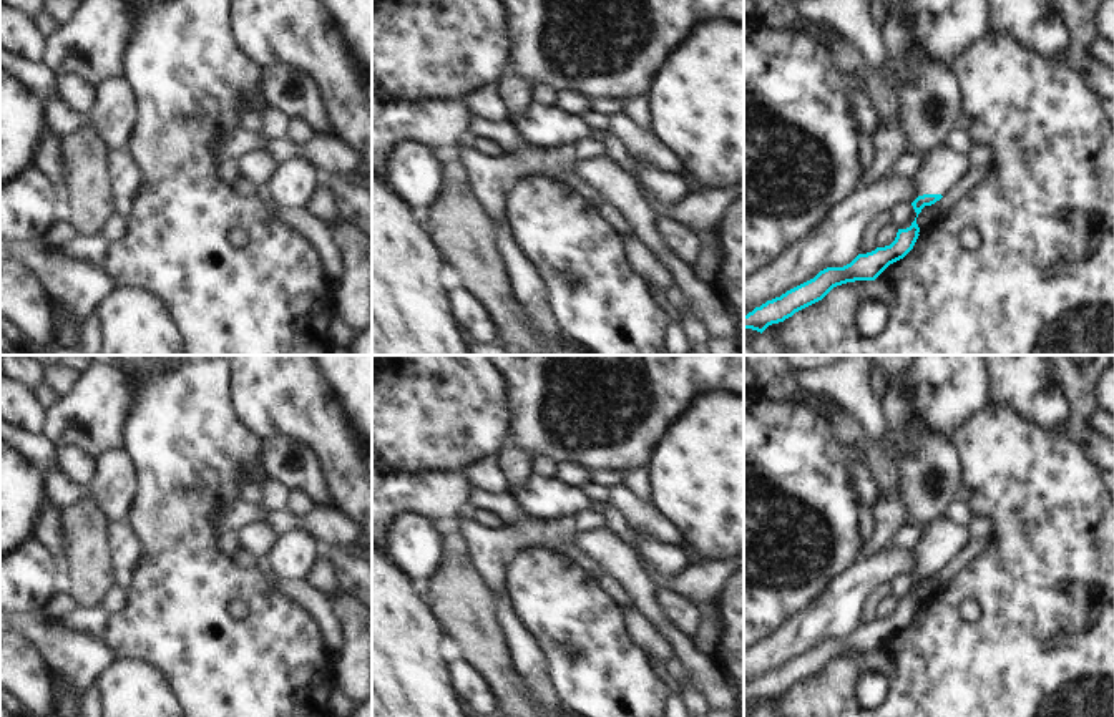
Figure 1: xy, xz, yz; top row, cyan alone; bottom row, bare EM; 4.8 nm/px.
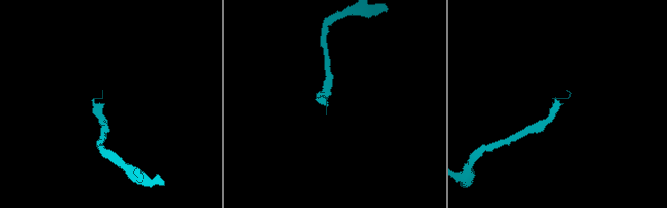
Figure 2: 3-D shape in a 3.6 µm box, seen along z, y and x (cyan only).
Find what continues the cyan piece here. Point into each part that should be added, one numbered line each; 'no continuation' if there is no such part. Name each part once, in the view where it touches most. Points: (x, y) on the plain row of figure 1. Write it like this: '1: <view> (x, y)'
1: yz (942, 541)

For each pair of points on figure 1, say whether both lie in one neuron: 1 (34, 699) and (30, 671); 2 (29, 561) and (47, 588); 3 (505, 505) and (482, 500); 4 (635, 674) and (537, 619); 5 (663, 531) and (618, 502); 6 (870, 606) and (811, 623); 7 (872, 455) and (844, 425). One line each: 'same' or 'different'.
1: same
2: same
3: same
4: same
5: same
6: different
7: same

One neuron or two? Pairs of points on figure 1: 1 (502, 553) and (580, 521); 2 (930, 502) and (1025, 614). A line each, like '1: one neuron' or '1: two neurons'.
1: one neuron
2: two neurons

